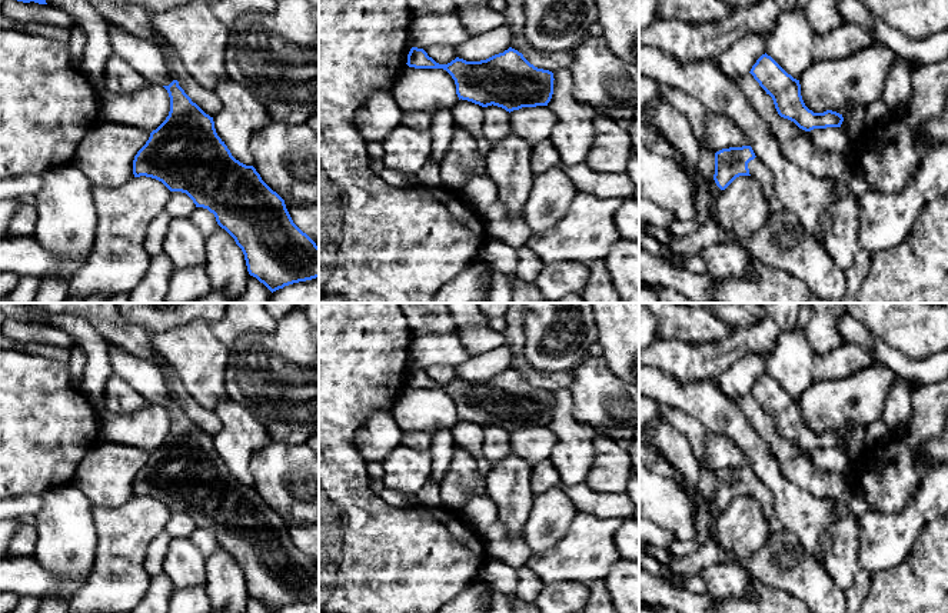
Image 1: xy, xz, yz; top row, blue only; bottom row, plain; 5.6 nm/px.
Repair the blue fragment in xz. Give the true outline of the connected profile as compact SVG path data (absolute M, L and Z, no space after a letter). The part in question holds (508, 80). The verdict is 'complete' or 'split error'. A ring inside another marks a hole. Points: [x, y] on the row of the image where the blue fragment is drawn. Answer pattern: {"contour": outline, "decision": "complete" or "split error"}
{"contour": "M412 47L406 64L415 69L443 69L455 80L459 100L482 107L493 104L509 113L522 107L548 106L553 94L553 73L535 67L512 47L486 60L466 61L456 57L448 64L439 64L423 49Z", "decision": "complete"}

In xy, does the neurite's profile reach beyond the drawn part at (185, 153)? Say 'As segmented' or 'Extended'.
As segmented

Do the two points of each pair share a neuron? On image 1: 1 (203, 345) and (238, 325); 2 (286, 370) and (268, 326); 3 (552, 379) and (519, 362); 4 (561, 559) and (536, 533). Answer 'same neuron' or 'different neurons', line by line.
1: different neurons
2: different neurons
3: same neuron
4: different neurons

